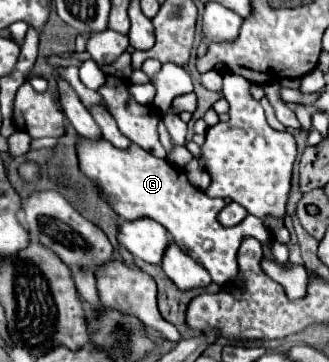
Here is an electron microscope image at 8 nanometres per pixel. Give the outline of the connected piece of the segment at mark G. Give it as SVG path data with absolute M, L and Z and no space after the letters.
M79 139L77 153L81 171L89 179L99 183L103 197L123 219L135 221L141 217L149 217L161 223L173 235L181 251L193 257L197 263L201 263L209 271L213 283L217 283L219 287L227 287L237 279L239 273L237 251L245 237L255 237L261 245L269 249L273 245L273 233L263 225L261 219L253 215L247 215L243 223L235 227L223 227L217 219L219 211L225 207L223 199L207 197L205 191L195 189L187 181L183 171L167 165L165 159L151 157L137 145L129 147L127 151L121 151L103 139L101 141Z

